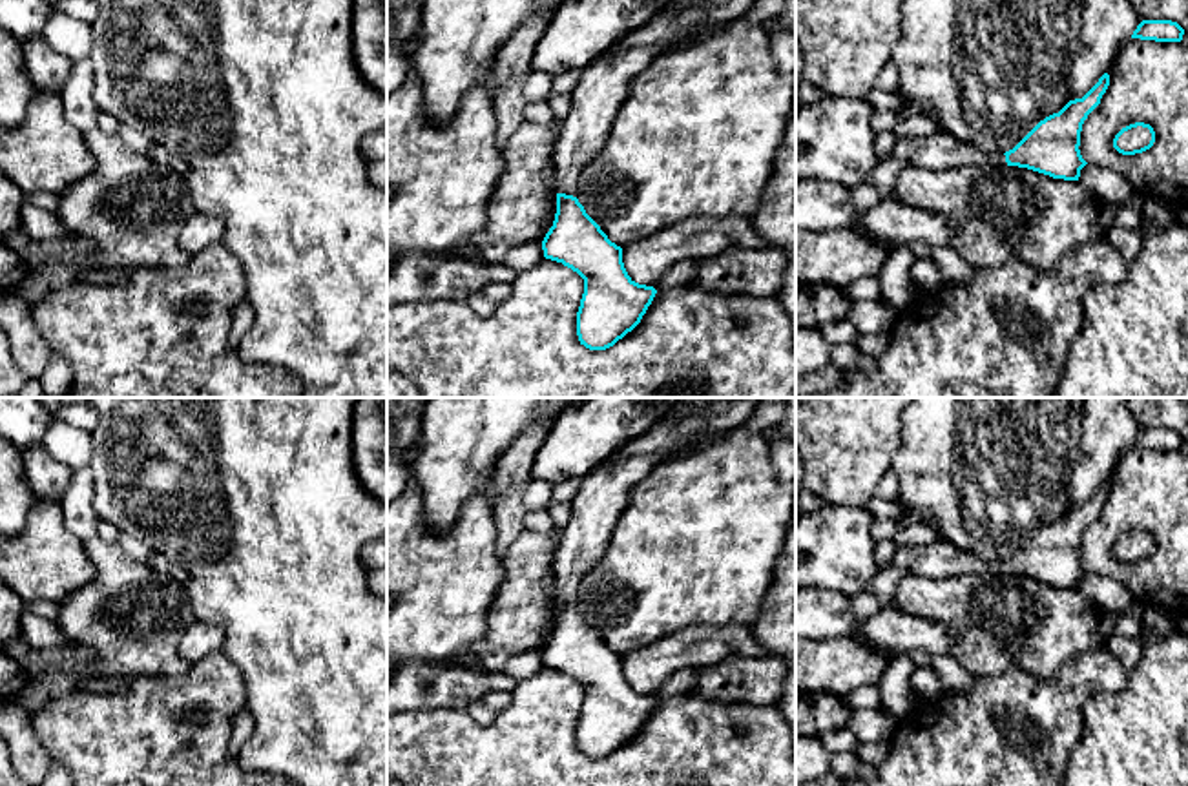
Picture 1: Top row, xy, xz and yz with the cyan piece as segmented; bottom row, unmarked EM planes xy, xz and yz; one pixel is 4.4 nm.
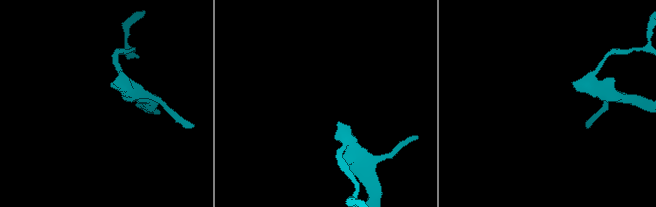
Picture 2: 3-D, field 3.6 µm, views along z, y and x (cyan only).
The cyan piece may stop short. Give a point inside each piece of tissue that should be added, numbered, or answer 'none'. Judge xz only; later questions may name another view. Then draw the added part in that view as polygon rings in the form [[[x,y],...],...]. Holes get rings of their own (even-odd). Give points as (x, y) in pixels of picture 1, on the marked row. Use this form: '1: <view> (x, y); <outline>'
1: xz (583, 132); [[[688,0],[620,38],[584,67],[571,93],[571,109],[558,120],[553,160],[557,191],[571,195],[584,168],[602,151],[611,122],[630,93],[631,80],[657,57],[679,49],[692,35],[746,15],[756,0]]]

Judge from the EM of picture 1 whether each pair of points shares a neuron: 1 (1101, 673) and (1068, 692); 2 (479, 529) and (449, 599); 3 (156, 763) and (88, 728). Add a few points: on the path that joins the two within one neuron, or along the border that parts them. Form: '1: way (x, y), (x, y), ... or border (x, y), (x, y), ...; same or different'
1: way (1094, 673), (1084, 675), (1075, 684); same
2: way (469, 546), (460, 571), (449, 582); same
3: way (139, 757), (104, 739); same

